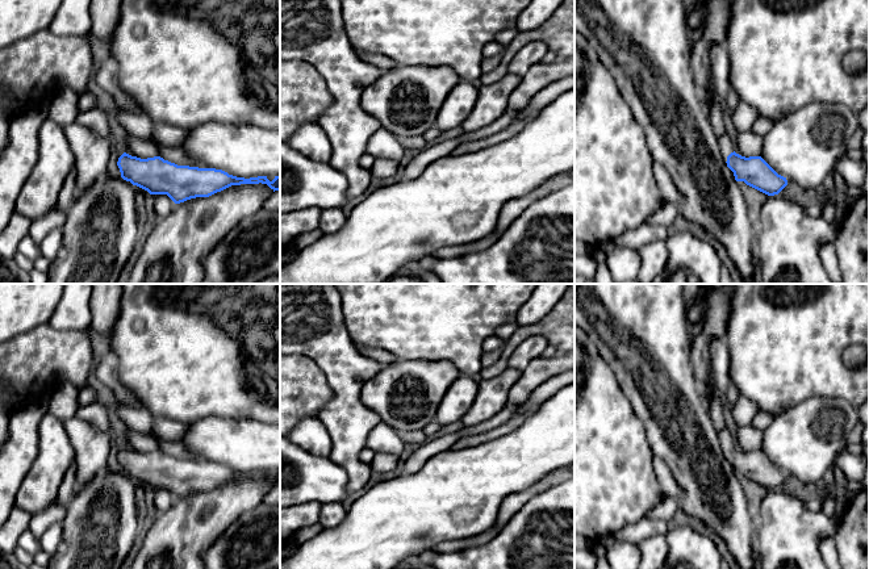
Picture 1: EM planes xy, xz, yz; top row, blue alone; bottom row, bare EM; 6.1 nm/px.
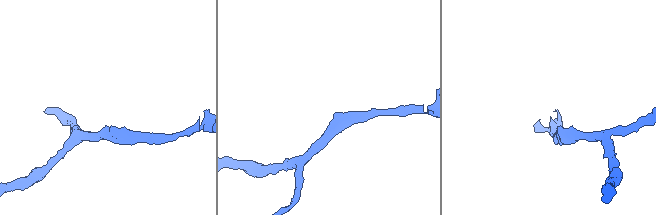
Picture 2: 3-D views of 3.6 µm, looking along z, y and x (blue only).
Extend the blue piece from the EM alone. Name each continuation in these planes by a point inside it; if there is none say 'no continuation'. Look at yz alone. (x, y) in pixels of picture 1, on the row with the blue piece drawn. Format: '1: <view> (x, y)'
1: yz (727, 146)

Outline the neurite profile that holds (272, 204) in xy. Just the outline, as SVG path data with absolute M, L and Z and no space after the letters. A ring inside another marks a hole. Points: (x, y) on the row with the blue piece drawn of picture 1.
M275 191L263 204L263 209L268 212L280 212L280 191Z

